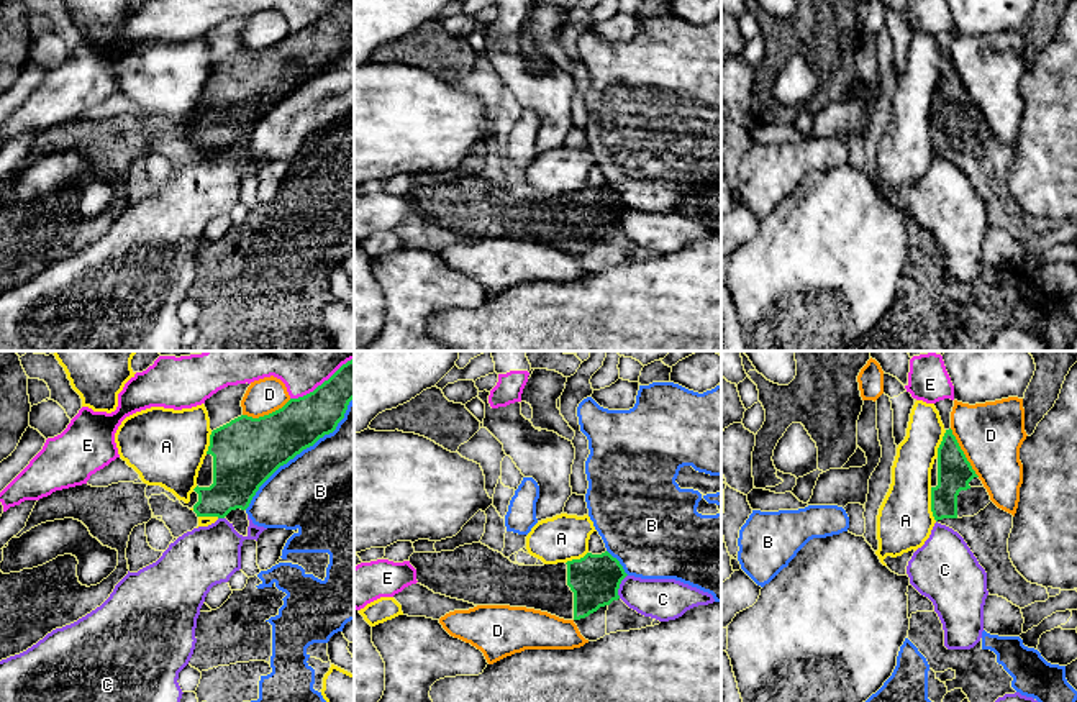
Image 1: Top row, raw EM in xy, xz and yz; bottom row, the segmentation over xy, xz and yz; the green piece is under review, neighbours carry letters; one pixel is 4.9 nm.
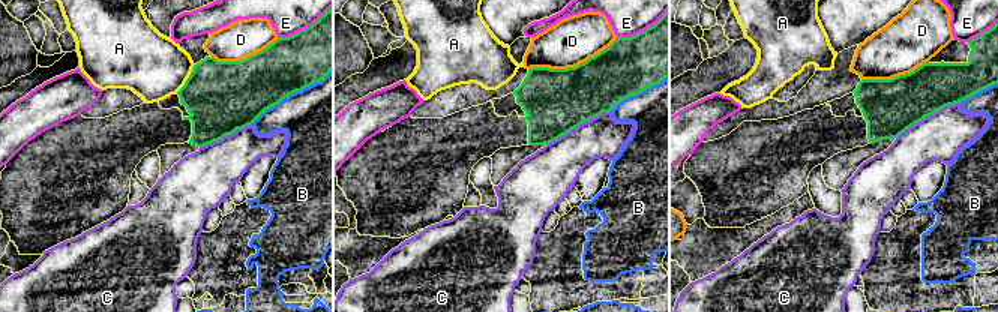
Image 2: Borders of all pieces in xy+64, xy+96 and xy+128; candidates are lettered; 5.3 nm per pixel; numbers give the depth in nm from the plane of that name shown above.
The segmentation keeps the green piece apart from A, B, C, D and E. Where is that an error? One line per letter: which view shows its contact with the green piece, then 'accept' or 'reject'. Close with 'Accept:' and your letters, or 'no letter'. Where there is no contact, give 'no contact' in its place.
A: contact in yz; reject
B: contact in xy; reject
C: contact in xz; reject
D: contact in yz; reject
E: contact in xy; reject
Accept: no letter

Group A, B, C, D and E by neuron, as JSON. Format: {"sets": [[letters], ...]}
{"sets": [["A"], ["B"], ["C"], ["D"], ["E"]]}

